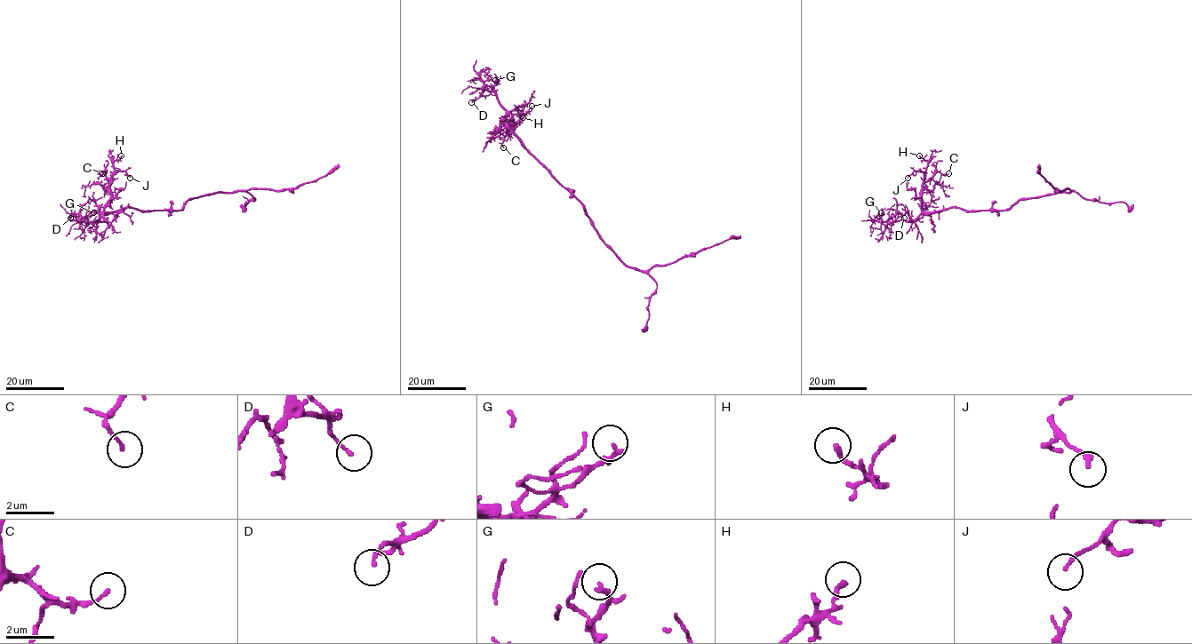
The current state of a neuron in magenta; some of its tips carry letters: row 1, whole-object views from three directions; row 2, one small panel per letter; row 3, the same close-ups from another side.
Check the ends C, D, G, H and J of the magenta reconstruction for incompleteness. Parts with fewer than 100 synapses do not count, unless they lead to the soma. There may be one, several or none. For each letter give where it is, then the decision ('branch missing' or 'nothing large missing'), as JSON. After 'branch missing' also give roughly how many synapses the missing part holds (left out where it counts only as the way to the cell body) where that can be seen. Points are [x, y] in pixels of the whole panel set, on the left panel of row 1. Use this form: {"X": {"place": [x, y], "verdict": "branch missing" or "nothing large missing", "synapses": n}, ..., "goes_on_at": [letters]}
{"C": {"place": [102, 173], "verdict": "nothing large missing"}, "D": {"place": [70, 218], "verdict": "nothing large missing"}, "G": {"place": [93, 212], "verdict": "nothing large missing"}, "H": {"place": [121, 155], "verdict": "nothing large missing"}, "J": {"place": [130, 178], "verdict": "nothing large missing"}, "goes_on_at": []}

